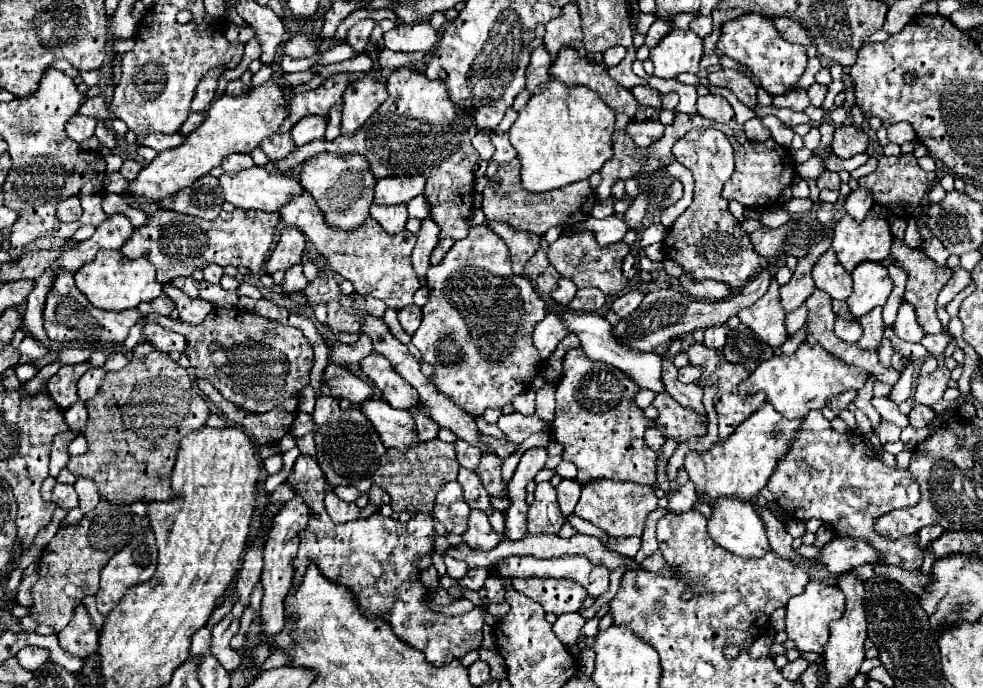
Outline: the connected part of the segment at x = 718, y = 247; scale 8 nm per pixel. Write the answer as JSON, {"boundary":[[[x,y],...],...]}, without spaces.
{"boundary":[[[697,128],[677,140],[673,146],[673,156],[693,172],[695,198],[669,228],[663,242],[665,256],[683,266],[685,274],[695,280],[711,278],[731,286],[733,290],[741,290],[759,274],[757,268],[761,266],[761,258],[753,250],[749,236],[741,230],[739,220],[729,212],[727,200],[721,198],[721,188],[733,174],[733,146],[721,130]]]}

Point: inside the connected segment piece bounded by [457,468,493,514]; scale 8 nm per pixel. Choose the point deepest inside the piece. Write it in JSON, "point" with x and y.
{"point":[476,496]}

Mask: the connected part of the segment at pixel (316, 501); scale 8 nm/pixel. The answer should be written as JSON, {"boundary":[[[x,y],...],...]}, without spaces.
{"boundary":[[[299,456],[293,464],[293,472],[287,478],[287,484],[293,486],[295,494],[303,498],[309,506],[307,528],[299,534],[299,552],[293,560],[293,582],[297,586],[303,578],[303,572],[309,564],[315,564],[321,574],[345,588],[349,588],[367,618],[385,620],[393,634],[415,650],[423,652],[427,662],[433,666],[449,664],[451,660],[461,660],[467,652],[481,646],[483,630],[483,608],[473,608],[461,616],[443,616],[431,612],[423,598],[427,588],[419,582],[420,571],[415,562],[417,558],[431,554],[433,546],[433,516],[431,514],[413,514],[407,524],[391,520],[373,512],[365,520],[353,520],[347,524],[335,524],[325,510],[325,476],[317,462],[311,456]]]}

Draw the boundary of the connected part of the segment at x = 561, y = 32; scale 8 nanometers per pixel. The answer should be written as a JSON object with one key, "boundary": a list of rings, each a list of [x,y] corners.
{"boundary":[[[569,2],[563,8],[563,14],[555,20],[551,20],[545,26],[545,36],[543,42],[551,54],[551,58],[557,58],[559,50],[563,46],[571,46],[575,50],[579,50],[581,56],[585,56],[585,46],[583,46],[583,30],[581,30],[581,16],[579,16],[579,8],[575,2]]]}

